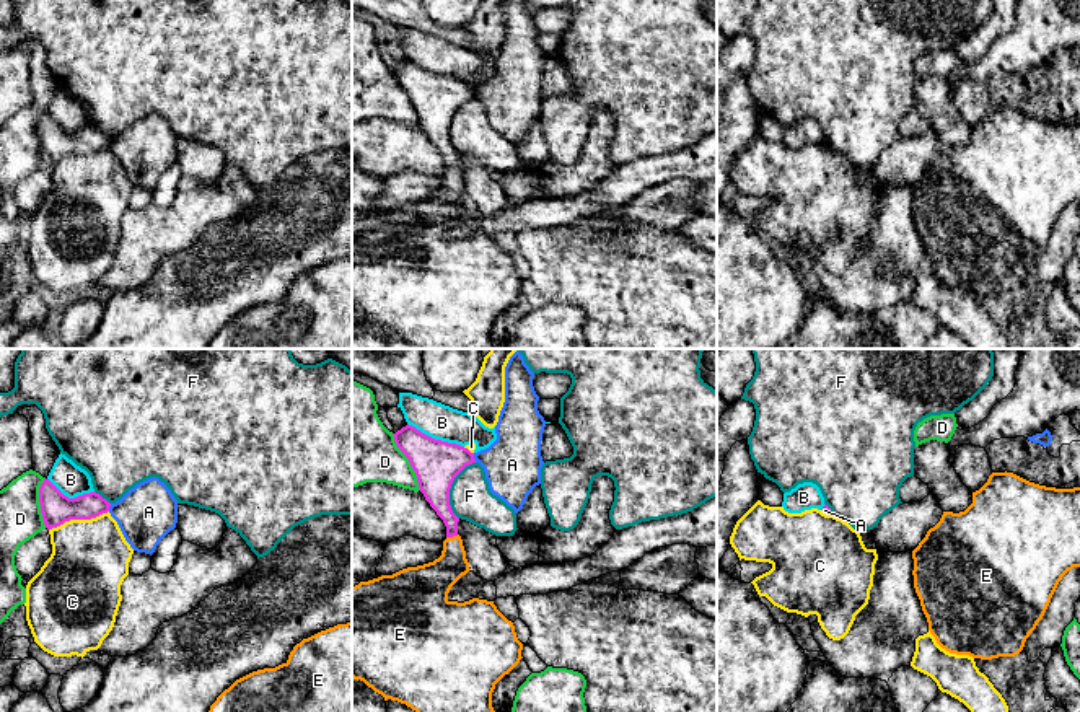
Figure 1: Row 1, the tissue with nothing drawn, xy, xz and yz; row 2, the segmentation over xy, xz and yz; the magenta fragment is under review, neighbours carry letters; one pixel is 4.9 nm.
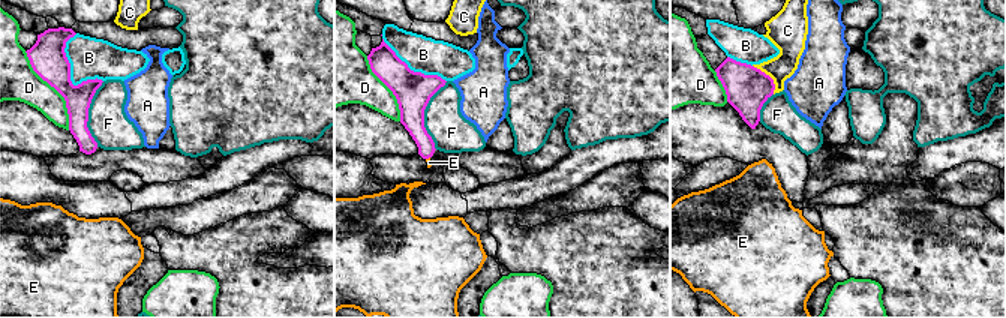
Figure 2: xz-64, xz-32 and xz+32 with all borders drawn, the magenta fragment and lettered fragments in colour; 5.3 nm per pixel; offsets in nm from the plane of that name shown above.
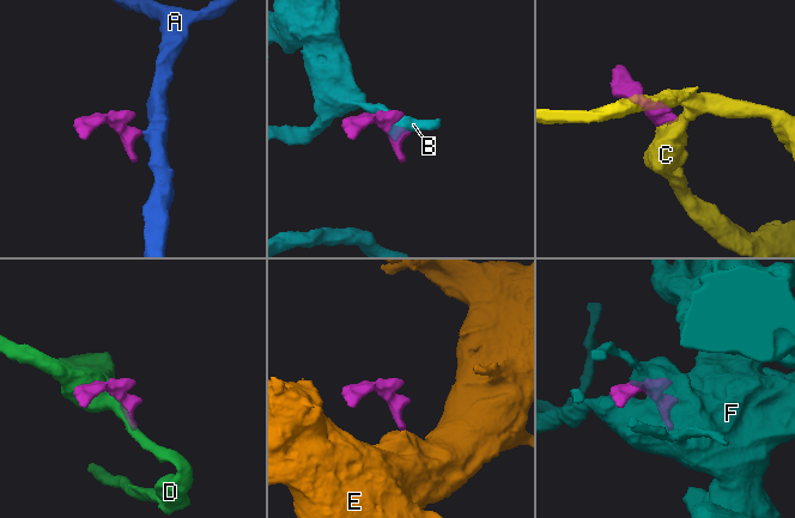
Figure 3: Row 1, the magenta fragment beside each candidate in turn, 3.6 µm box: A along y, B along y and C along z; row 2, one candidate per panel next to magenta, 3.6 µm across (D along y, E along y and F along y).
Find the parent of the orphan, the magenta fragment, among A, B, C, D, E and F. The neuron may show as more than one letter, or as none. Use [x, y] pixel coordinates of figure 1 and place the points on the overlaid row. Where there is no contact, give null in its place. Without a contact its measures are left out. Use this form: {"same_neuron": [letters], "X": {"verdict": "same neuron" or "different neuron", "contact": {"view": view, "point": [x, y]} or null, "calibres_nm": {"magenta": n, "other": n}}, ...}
{"same_neuron": ["E"], "A": {"verdict": "different neuron", "contact": {"view": "xz", "point": [473, 458]}, "calibres_nm": {"magenta": 220, "other": 280}}, "B": {"verdict": "different neuron", "contact": {"view": "xz", "point": [434, 439]}, "calibres_nm": {"magenta": 220, "other": 180}}, "C": {"verdict": "different neuron", "contact": {"view": "xy", "point": [79, 518]}, "calibres_nm": {"magenta": 150, "other": 380}}, "D": {"verdict": "different neuron", "contact": {"view": "xz", "point": [409, 461]}, "calibres_nm": {"magenta": 220, "other": 320}}, "E": {"verdict": "same neuron", "contact": {"view": "xz", "point": [452, 536]}, "calibres_nm": {"magenta": 140, "other": 190}}, "F": {"verdict": "different neuron", "contact": {"view": "xz", "point": [450, 487]}, "calibres_nm": {"magenta": 220, "other": 200}}}

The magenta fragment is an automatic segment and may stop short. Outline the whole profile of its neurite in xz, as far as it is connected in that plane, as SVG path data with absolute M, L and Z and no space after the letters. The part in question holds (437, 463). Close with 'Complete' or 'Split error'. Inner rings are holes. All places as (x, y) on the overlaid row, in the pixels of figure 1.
M409 424L393 435L397 448L415 471L420 492L443 520L446 539L441 556L433 562L352 587L352 678L363 681L384 701L397 701L415 712L495 712L492 707L495 684L520 663L523 644L516 637L513 622L497 609L494 601L472 598L458 603L448 600L451 587L471 570L463 539L458 534L459 518L450 505L450 489L454 477L466 466L476 463L474 453L461 445L435 440Z. Split error

